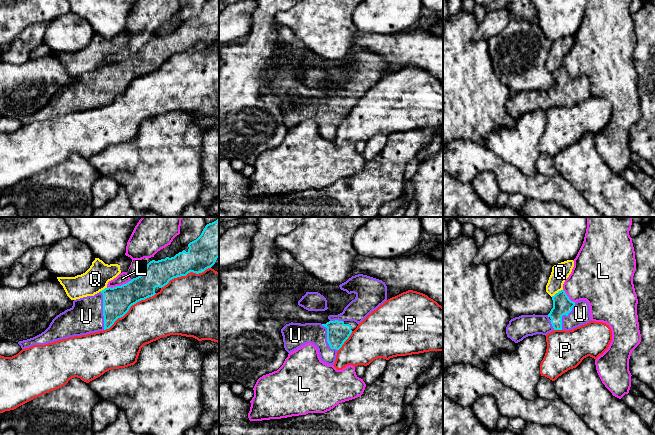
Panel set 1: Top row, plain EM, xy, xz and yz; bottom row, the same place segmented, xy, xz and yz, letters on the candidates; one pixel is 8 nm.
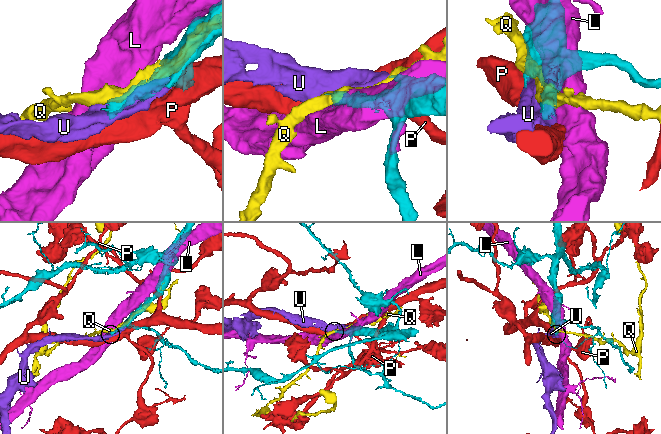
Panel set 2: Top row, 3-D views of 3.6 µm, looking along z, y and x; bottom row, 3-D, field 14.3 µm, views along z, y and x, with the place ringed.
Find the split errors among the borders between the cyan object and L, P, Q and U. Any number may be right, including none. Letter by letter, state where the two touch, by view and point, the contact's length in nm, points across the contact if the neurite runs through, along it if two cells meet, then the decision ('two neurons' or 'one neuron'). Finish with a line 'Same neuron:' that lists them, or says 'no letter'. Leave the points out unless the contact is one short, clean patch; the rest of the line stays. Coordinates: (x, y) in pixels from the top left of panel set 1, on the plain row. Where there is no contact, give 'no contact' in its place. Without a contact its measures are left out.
L: meets cyan in xy at (119, 62); contact 220 nm long; two neurons
P: meets cyan in xy at (129, 84); contact 500 nm long; two neurons
Q: meets cyan in yz at (556, 69); contact 110 nm long; two neurons
U: meets cyan in xy at (103, 86); contact 320 nm long; one neuron
Same neuron: U

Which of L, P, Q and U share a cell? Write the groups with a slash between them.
L / P / Q / U

